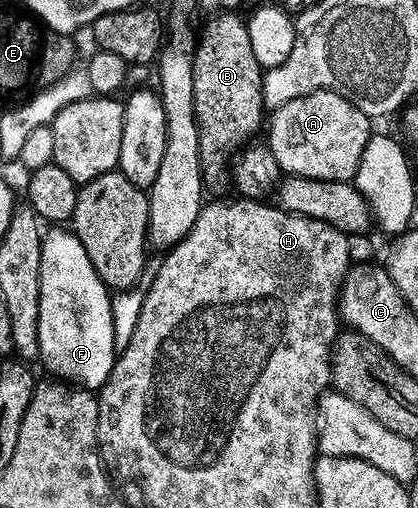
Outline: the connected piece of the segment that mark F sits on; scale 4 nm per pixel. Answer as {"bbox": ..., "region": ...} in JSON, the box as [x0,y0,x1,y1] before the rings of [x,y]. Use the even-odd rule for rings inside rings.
{"bbox":[39,228,118,393],"region":[[[54,228],[44,238],[42,247],[42,301],[39,318],[39,351],[41,363],[54,378],[73,385],[82,385],[93,393],[102,390],[111,379],[118,362],[114,302],[108,287],[93,269],[85,247],[76,236],[64,228]]]}

